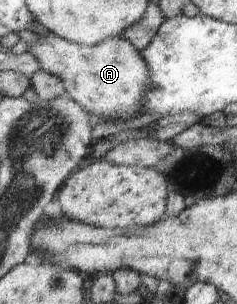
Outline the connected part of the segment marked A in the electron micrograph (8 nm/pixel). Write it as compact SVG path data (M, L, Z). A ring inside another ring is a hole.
M41 30L38 36L38 42L27 45L27 52L37 58L43 69L63 79L69 97L91 114L110 121L117 118L126 120L143 114L140 101L150 92L151 75L140 50L128 39L122 35L111 36L94 46L86 46L53 32L45 34Z

